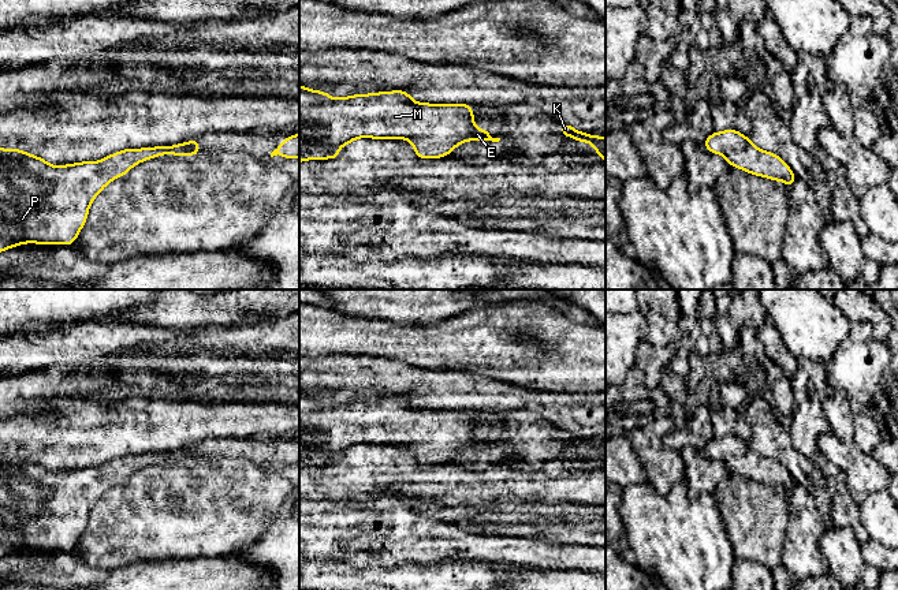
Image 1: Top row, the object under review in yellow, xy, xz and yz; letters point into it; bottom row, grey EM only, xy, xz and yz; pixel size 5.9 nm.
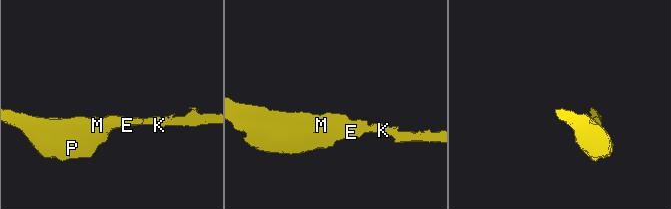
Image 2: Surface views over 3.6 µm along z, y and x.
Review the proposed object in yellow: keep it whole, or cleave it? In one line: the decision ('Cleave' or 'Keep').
Keep

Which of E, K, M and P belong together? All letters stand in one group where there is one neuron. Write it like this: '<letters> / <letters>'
E K M P

